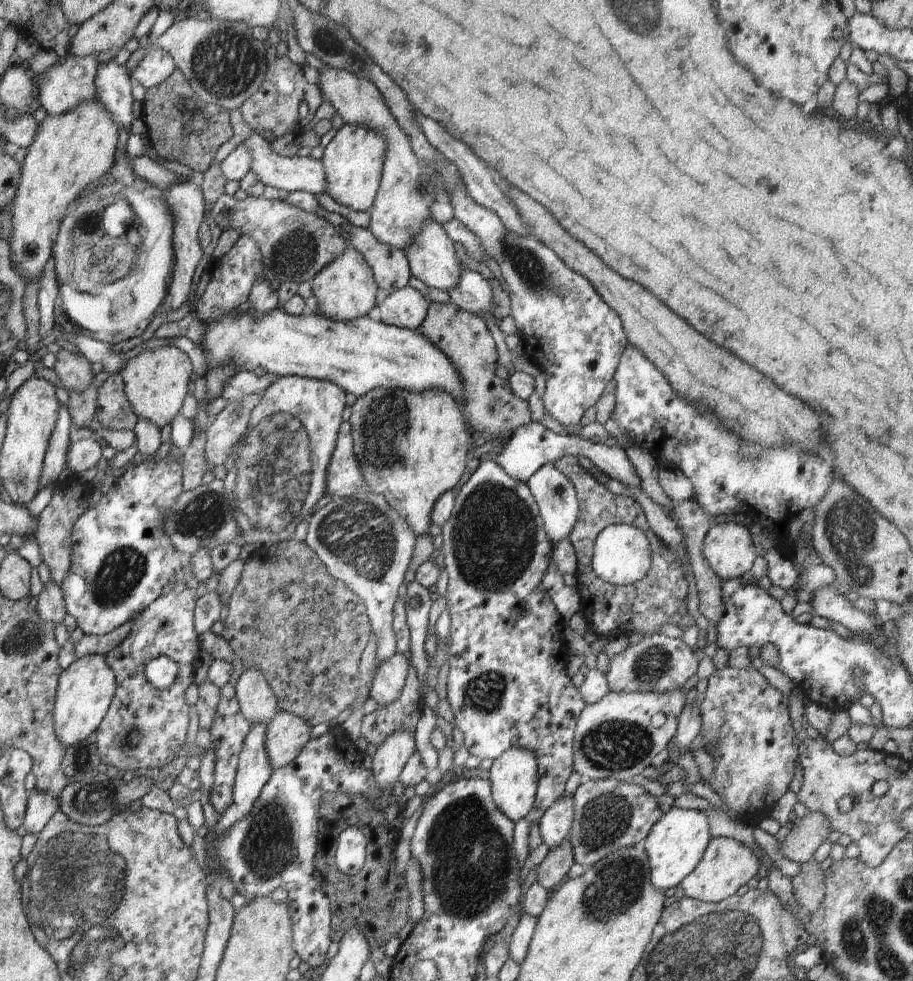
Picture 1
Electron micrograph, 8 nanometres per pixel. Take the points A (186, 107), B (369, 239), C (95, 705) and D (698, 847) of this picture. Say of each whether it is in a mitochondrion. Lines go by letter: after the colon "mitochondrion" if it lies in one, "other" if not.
A: mitochondrion
B: other
C: other
D: other

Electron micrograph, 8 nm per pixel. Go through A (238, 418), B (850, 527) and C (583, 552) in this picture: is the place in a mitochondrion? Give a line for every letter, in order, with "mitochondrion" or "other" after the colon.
A: mitochondrion
B: mitochondrion
C: other

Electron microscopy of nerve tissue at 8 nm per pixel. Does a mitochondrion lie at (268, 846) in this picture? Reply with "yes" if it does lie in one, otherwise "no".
yes

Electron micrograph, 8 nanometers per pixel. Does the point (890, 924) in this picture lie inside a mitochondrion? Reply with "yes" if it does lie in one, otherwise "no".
yes

